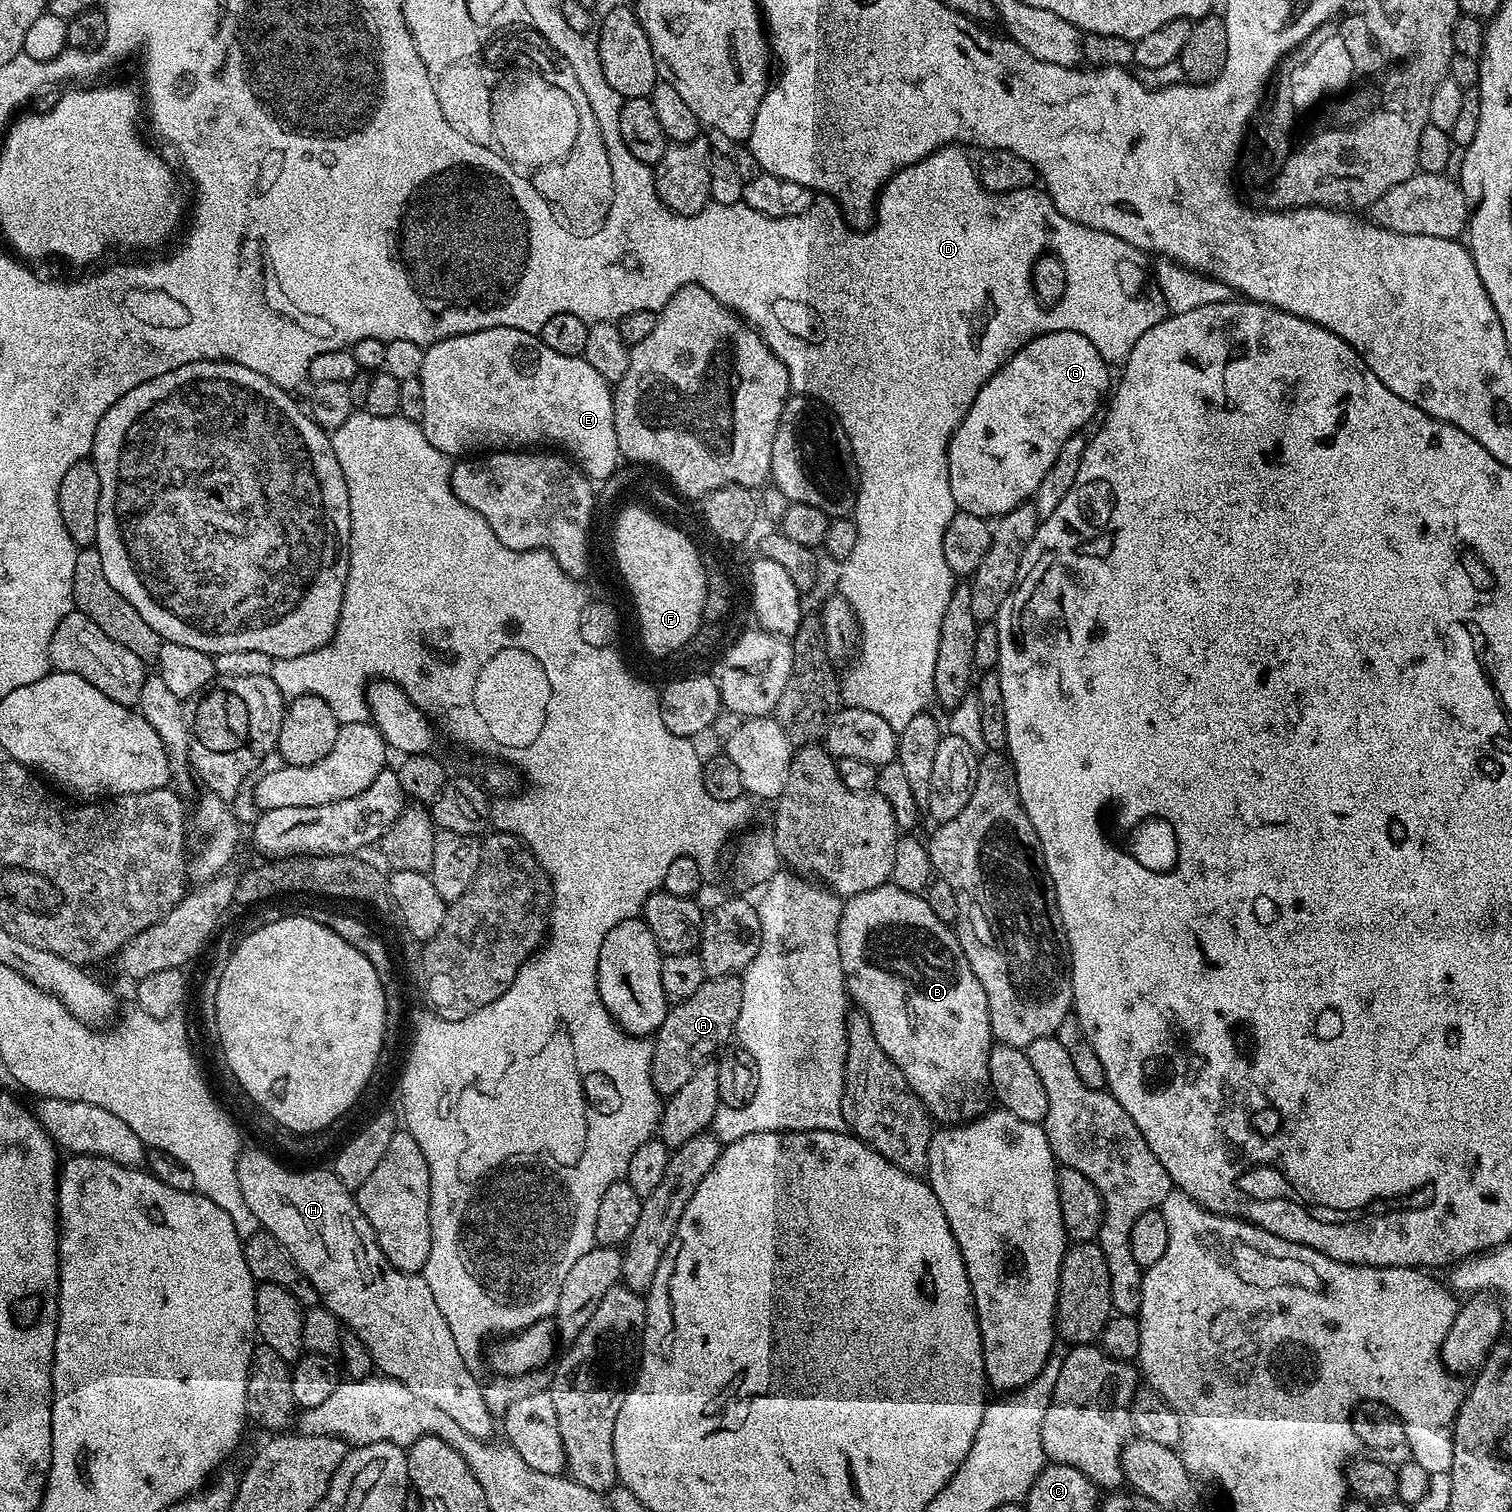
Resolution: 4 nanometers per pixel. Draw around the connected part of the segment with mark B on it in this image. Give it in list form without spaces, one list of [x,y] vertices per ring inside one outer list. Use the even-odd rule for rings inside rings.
[[[891,882],[866,890],[862,894],[854,894],[843,901],[838,922],[838,954],[842,958],[842,974],[846,995],[864,1017],[870,1022],[870,1030],[874,1030],[874,1038],[878,1038],[878,1046],[886,1050],[890,1062],[902,1070],[906,1082],[914,1090],[914,1094],[924,1103],[925,1108],[934,1110],[934,1116],[941,1125],[955,1126],[967,1124],[970,1120],[979,1120],[985,1112],[993,1107],[994,1097],[990,1086],[990,1050],[994,1047],[994,1037],[990,1026],[990,1010],[986,1002],[986,990],[982,990],[982,982],[978,982],[978,974],[970,970],[970,962],[966,962],[966,954],[960,945],[960,939],[947,923],[939,920],[930,910],[923,895],[902,890]]]

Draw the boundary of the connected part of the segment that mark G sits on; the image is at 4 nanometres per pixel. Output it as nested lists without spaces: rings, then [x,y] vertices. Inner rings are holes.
[[[1070,330],[1035,336],[1025,348],[1018,349],[978,390],[978,398],[974,398],[966,418],[948,443],[950,494],[954,494],[957,509],[975,516],[999,518],[1019,504],[1029,503],[1035,497],[1038,482],[1046,478],[1046,470],[1054,466],[1058,450],[1071,436],[1084,430],[1080,428],[1097,419],[1110,392],[1108,368],[1109,361],[1094,350],[1094,342]]]

